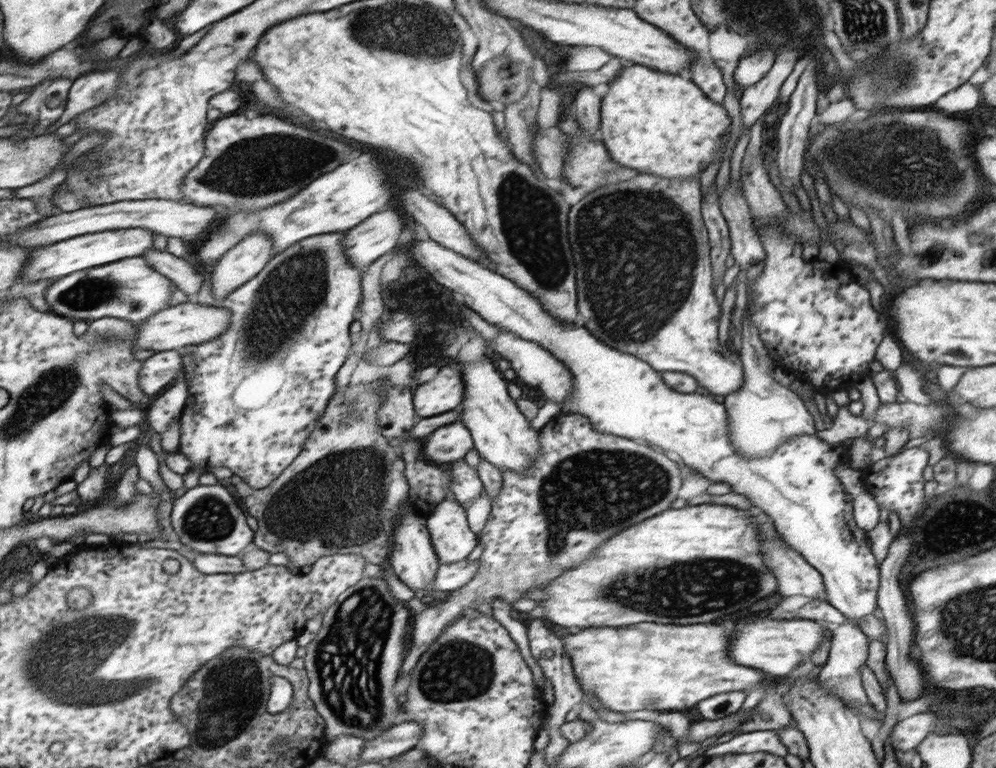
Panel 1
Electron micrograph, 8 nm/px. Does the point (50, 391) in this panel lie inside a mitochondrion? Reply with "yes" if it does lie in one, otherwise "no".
yes

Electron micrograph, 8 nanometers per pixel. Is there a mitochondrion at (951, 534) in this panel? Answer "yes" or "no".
no

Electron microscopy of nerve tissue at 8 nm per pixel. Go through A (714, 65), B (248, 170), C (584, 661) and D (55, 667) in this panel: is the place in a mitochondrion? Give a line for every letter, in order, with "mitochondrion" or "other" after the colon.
A: other
B: mitochondrion
C: other
D: mitochondrion

